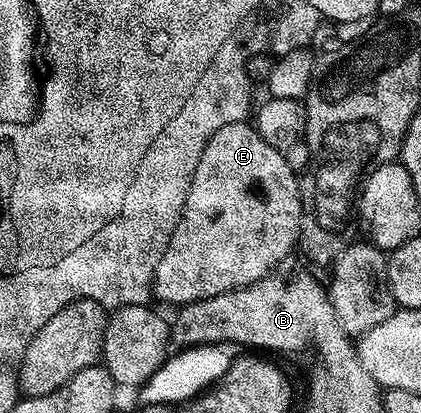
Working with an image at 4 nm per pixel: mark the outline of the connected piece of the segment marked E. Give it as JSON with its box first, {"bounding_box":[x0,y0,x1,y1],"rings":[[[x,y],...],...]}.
{"bounding_box":[152,121,301,308],"rings":[[[242,121],[218,128],[206,148],[202,148],[202,160],[198,160],[182,216],[174,228],[174,236],[170,236],[170,244],[166,244],[166,252],[162,252],[162,260],[158,260],[152,281],[153,295],[169,302],[172,308],[179,308],[249,286],[273,273],[281,265],[279,262],[297,249],[301,189],[297,171],[290,168],[281,151],[270,148],[258,136],[255,125]]]}

